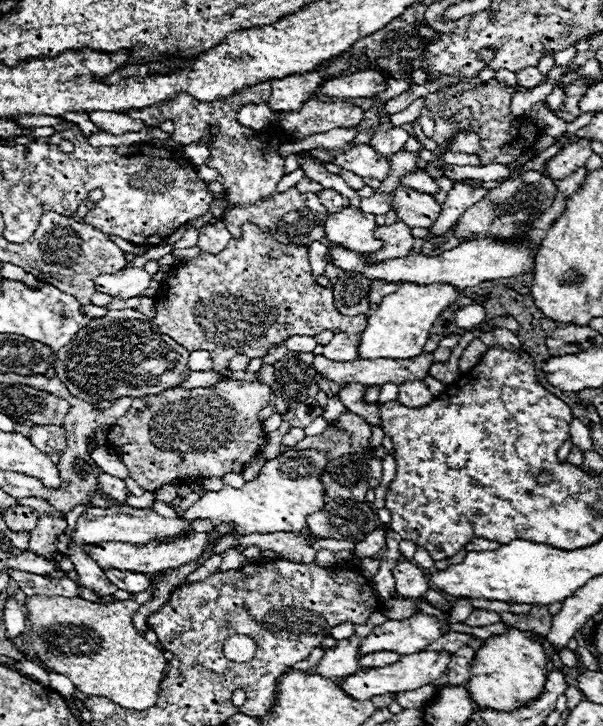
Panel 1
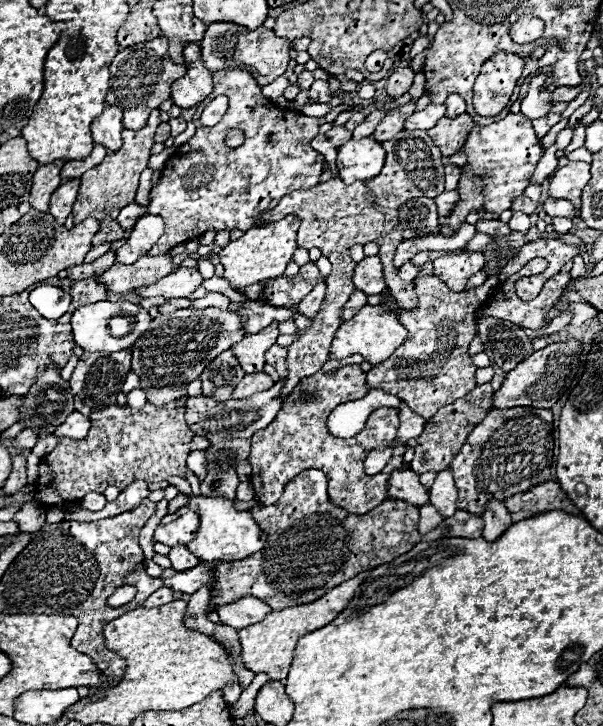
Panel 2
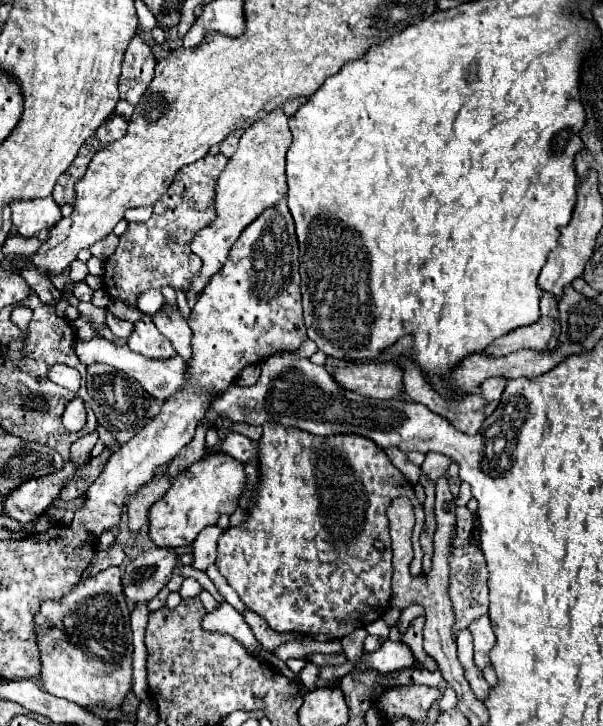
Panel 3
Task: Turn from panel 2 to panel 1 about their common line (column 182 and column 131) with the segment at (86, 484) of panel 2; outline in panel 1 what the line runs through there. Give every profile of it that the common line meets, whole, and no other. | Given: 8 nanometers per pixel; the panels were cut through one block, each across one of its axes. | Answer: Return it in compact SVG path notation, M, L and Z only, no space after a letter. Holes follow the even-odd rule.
M264 364L260 372L256 372L254 382L246 380L220 380L216 386L210 388L170 388L158 396L142 396L132 402L132 408L112 426L108 434L108 448L112 448L118 458L130 470L130 476L144 488L144 490L158 490L162 482L172 480L186 480L190 476L202 478L222 478L226 472L242 472L244 464L250 462L260 446L266 442L266 434L262 430L262 422L258 420L258 412L268 406L270 394L274 384L274 366ZM136 412L142 412L136 416Z

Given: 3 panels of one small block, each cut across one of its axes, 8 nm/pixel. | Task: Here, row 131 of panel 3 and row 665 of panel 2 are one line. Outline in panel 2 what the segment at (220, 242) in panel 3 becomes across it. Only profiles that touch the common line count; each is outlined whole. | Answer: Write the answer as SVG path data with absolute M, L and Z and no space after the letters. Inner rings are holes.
M368 572L356 574L354 578L342 582L340 586L336 586L332 590L328 590L322 598L318 598L310 604L290 606L290 608L284 608L284 610L272 610L270 614L264 616L262 622L242 628L238 638L240 638L240 644L242 644L242 656L240 658L242 658L244 666L252 672L266 672L270 676L270 680L284 680L288 676L298 638L308 634L310 630L318 630L318 628L326 626L328 622L332 622L346 608L346 604L352 600L354 592L358 590L358 586L366 578L368 578Z

